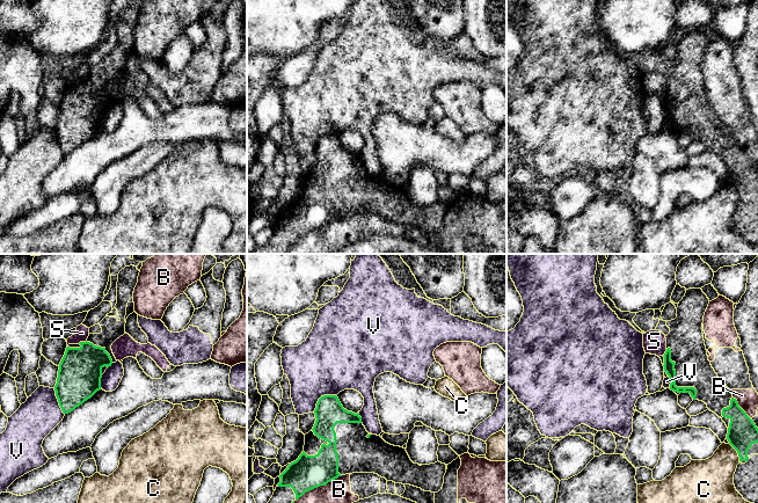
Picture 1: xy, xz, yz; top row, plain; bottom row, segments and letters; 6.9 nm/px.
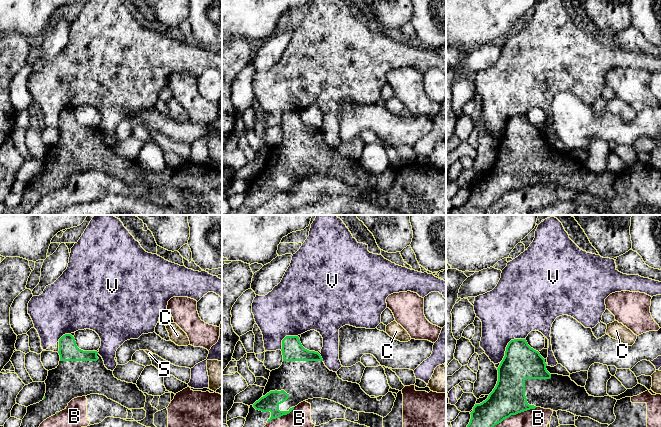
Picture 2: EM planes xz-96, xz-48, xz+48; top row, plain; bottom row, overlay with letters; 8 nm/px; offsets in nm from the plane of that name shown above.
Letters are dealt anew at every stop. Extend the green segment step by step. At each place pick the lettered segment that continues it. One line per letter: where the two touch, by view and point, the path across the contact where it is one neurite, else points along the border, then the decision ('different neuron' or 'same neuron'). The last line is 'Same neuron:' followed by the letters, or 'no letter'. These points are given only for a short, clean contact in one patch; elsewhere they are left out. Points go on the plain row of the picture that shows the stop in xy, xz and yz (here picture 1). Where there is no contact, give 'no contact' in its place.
B: meets green in xz at (312, 228); different neuron
C: meets green in yz at (737, 192); different neuron
S: meets green in xy at (81, 82); border along xy (86, 80), (78, 84); different neuron
V: meets green in xz at (321, 137); different neuron
Same neuron: no letter

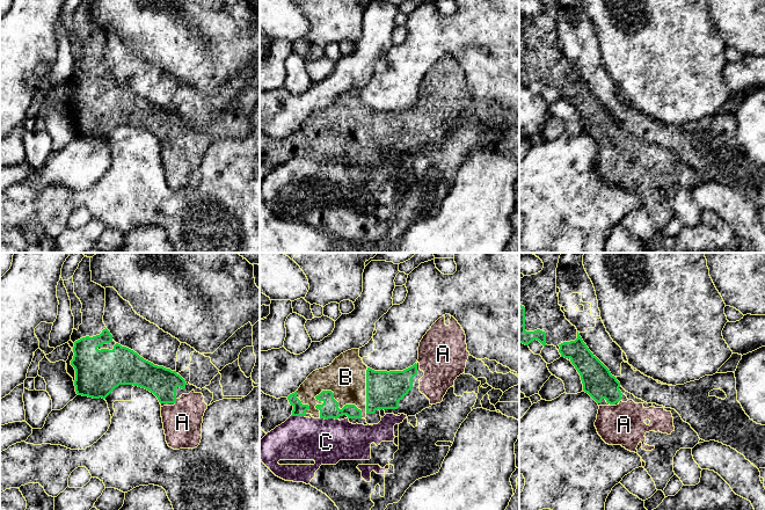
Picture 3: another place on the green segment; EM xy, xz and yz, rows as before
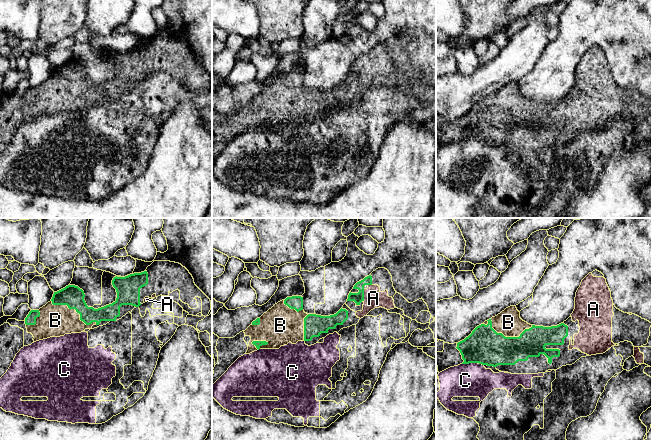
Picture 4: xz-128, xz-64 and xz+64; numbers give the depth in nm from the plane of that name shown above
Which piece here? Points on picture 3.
A: meets green in xy at (175, 141); same neuron
B: meets green in xz at (337, 146); same neuron
C: meets green in xz at (328, 158); different neuron
Same neuron: A, B

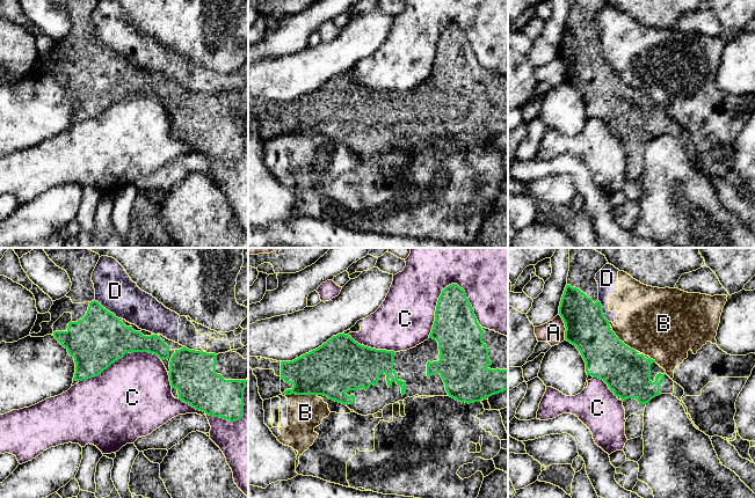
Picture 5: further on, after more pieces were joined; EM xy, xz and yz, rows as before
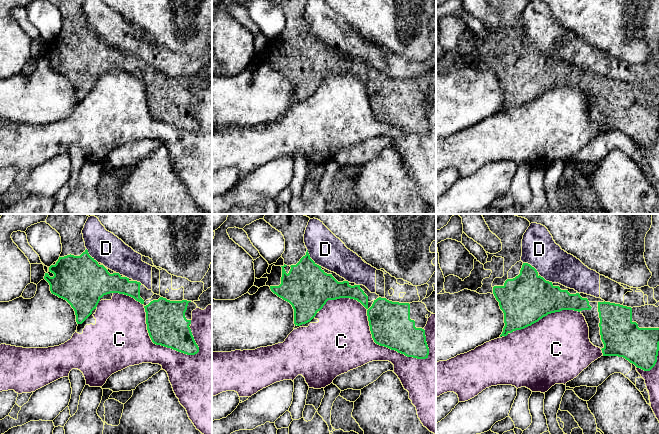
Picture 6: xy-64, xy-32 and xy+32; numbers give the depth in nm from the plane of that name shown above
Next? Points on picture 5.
A: meets green in yz at (565, 67); border along yz (559, 55), (565, 68), (565, 79); different neuron
B: meets green in xz at (299, 134); different neuron
C: meets green in xy at (227, 160); different neuron
D: meets green in xy at (106, 50); different neuron
Same neuron: no letter

